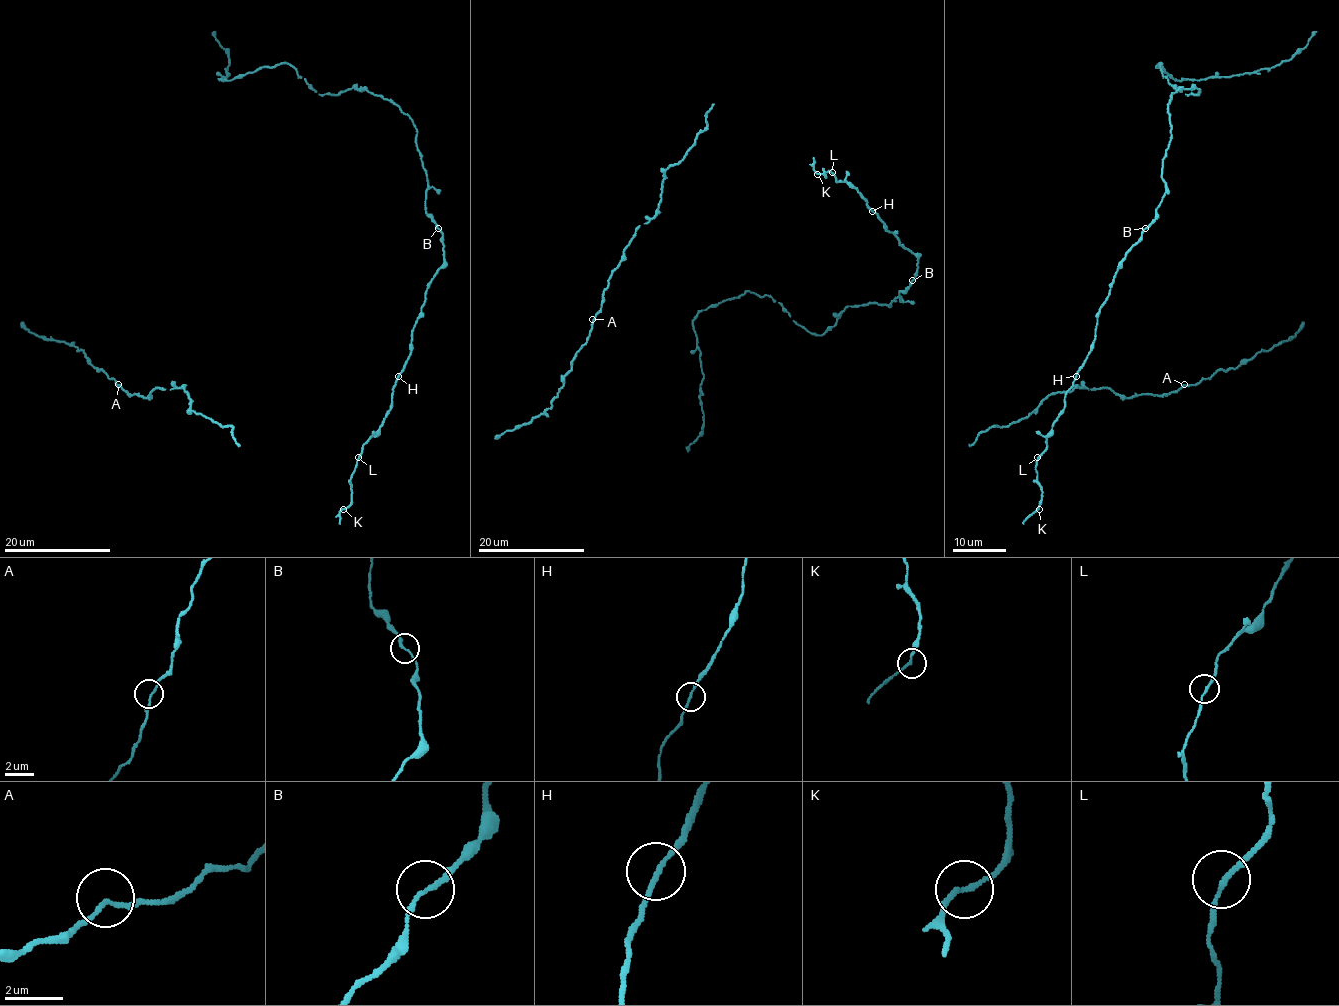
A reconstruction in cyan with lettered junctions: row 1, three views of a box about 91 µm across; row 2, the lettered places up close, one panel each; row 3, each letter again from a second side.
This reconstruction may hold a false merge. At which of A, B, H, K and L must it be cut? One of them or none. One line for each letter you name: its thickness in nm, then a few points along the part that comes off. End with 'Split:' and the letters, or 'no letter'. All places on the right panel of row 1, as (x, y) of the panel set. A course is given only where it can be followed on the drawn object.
Split: no letter

